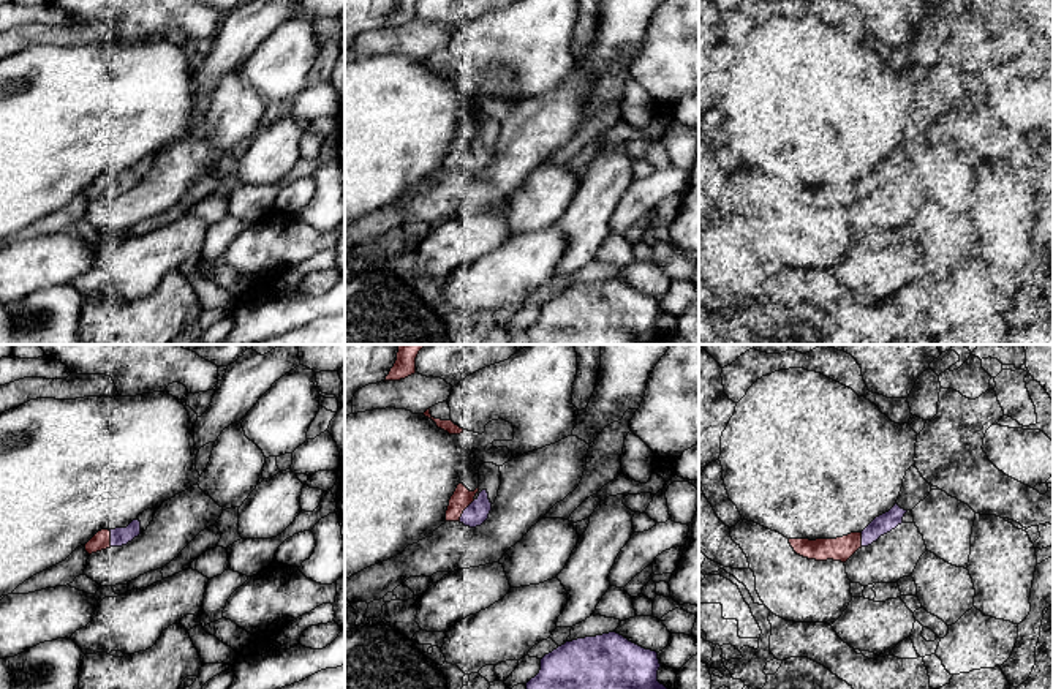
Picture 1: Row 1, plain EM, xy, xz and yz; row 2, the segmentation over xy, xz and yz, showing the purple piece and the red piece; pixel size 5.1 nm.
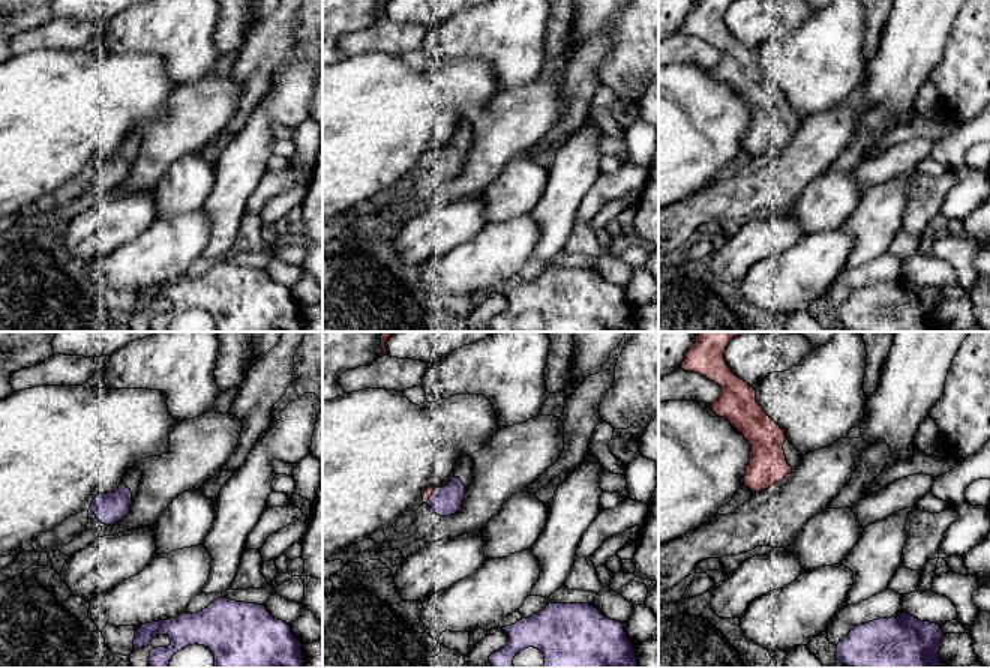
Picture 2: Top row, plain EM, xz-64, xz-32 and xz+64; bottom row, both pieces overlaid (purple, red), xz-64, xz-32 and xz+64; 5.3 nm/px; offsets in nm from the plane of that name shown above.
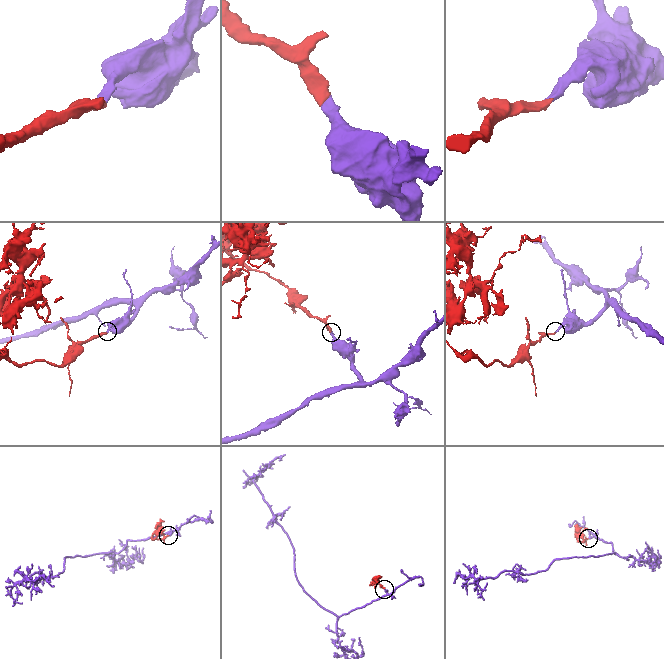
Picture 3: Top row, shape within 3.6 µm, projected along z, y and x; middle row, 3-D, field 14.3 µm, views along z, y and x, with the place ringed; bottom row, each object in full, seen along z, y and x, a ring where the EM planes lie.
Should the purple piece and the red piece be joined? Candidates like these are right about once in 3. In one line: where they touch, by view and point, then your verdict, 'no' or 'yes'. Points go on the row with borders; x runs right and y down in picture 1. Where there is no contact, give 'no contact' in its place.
contact xz (464, 511); yes

